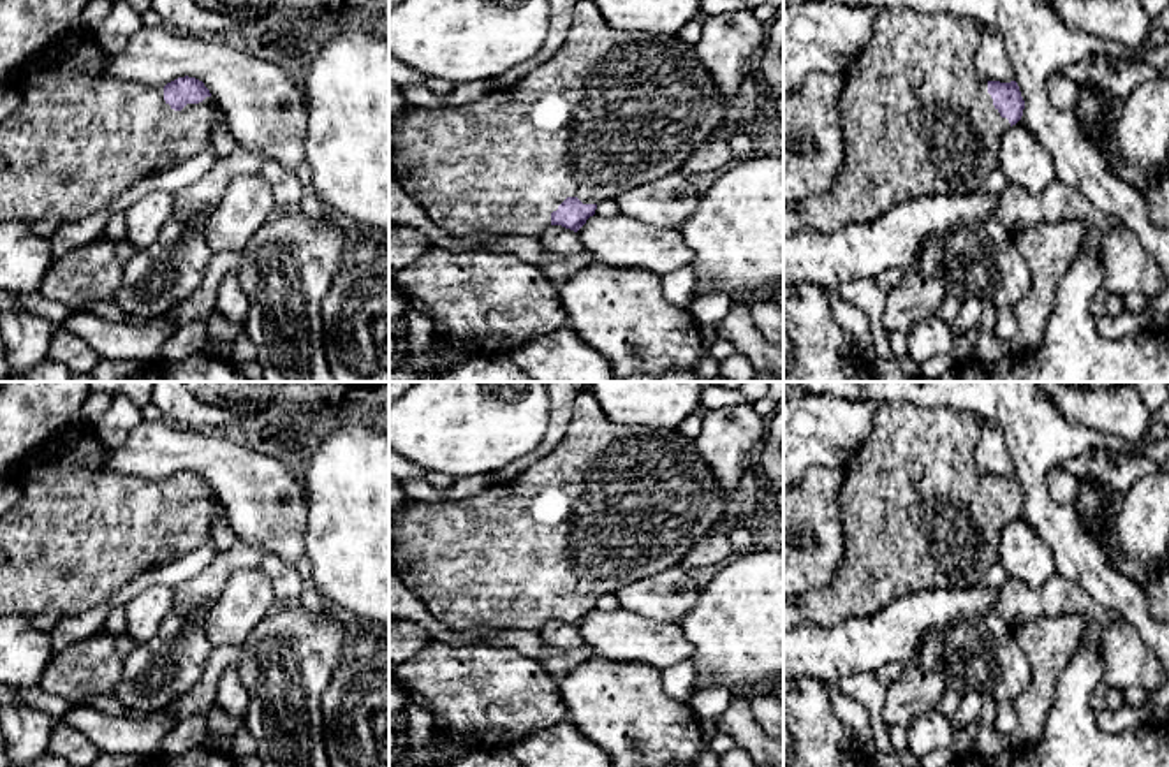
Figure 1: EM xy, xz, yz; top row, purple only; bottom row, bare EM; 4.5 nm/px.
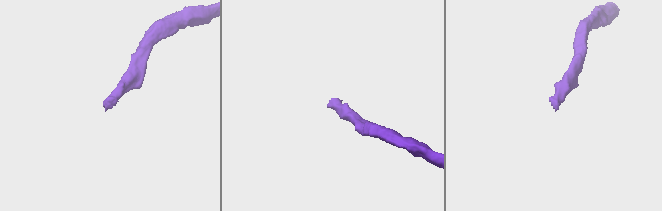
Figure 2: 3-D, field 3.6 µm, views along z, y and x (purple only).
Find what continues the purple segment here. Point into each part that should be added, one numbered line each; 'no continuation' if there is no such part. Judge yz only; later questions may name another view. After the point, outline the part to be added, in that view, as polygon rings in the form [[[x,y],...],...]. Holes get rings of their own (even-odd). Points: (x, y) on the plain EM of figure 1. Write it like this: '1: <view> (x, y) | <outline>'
1: yz (916, 512) | [[[891,399],[879,405],[873,424],[868,438],[863,445],[850,454],[850,457],[842,466],[843,482],[840,493],[836,496],[836,503],[842,514],[842,530],[843,530],[843,558],[836,570],[836,575],[822,588],[812,589],[805,595],[790,598],[803,616],[808,621],[820,625],[834,625],[842,623],[849,617],[866,617],[893,603],[894,600],[907,596],[910,593],[919,593],[935,588],[977,588],[984,584],[988,570],[998,561],[1000,551],[1000,535],[1004,528],[1009,524],[1011,517],[1007,512],[1002,512],[998,503],[993,500],[993,493],[988,487],[988,475],[981,473],[975,466],[975,447],[979,445],[979,436],[982,431],[982,420],[970,413],[954,406],[931,406],[921,408],[903,399]]]

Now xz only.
1: xz (610, 505) | [[[588,391],[576,398],[572,420],[560,445],[551,454],[537,459],[512,482],[491,486],[463,501],[403,500],[398,507],[391,508],[389,568],[400,575],[403,584],[424,603],[430,614],[451,630],[467,630],[474,625],[489,625],[505,630],[540,630],[551,619],[551,607],[567,591],[577,591],[583,598],[600,598],[662,570],[681,566],[692,547],[724,519],[729,501],[731,498],[722,493],[713,470],[694,450],[690,438],[680,435],[678,429],[625,427],[611,422]]]

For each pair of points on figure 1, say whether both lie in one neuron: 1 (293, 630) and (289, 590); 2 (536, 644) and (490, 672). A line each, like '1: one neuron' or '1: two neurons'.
1: two neurons
2: two neurons

